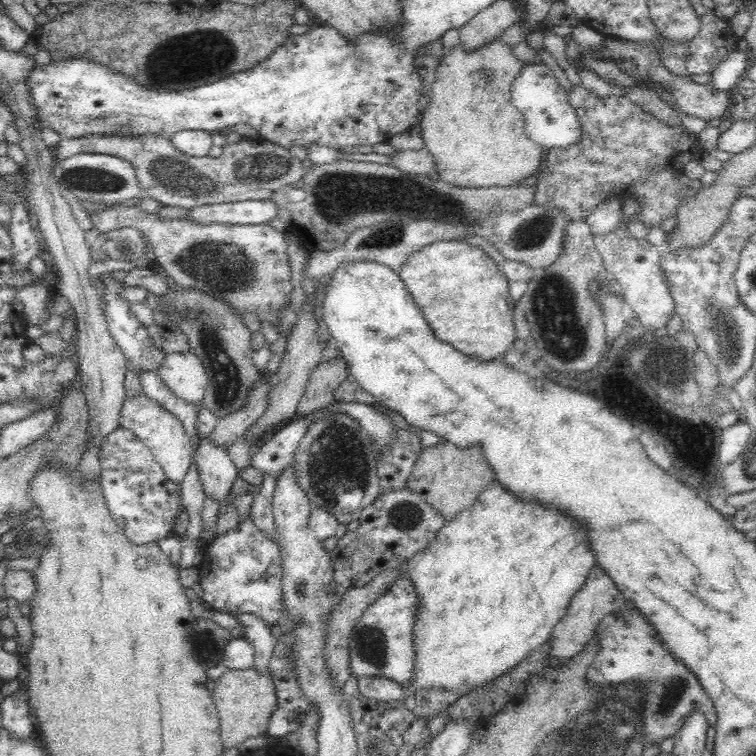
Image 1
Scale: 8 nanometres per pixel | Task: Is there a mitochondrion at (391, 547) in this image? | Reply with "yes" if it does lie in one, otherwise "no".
no

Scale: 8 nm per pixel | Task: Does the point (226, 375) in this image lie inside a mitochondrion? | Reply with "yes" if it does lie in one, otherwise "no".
yes

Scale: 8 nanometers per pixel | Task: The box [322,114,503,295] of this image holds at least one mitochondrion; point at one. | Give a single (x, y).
(390, 235)

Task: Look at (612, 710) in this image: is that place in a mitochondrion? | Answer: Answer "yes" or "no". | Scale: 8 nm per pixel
yes

